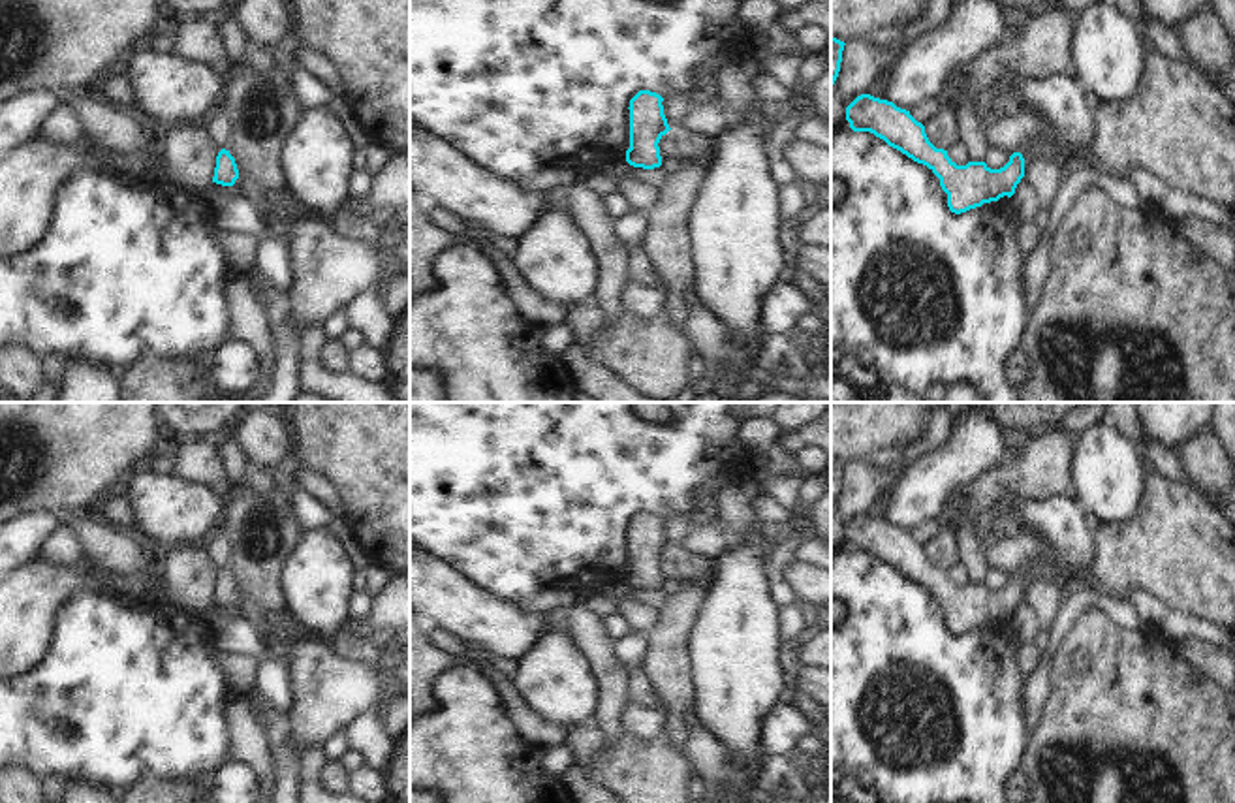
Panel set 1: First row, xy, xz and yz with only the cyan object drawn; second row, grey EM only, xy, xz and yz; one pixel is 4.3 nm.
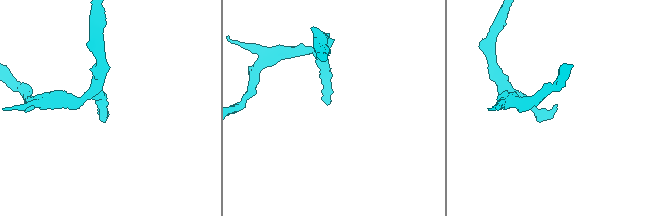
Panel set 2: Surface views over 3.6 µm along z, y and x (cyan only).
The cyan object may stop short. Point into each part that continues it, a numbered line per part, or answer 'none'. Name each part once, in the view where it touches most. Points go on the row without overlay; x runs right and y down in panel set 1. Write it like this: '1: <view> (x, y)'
1: yz (1049, 570)

